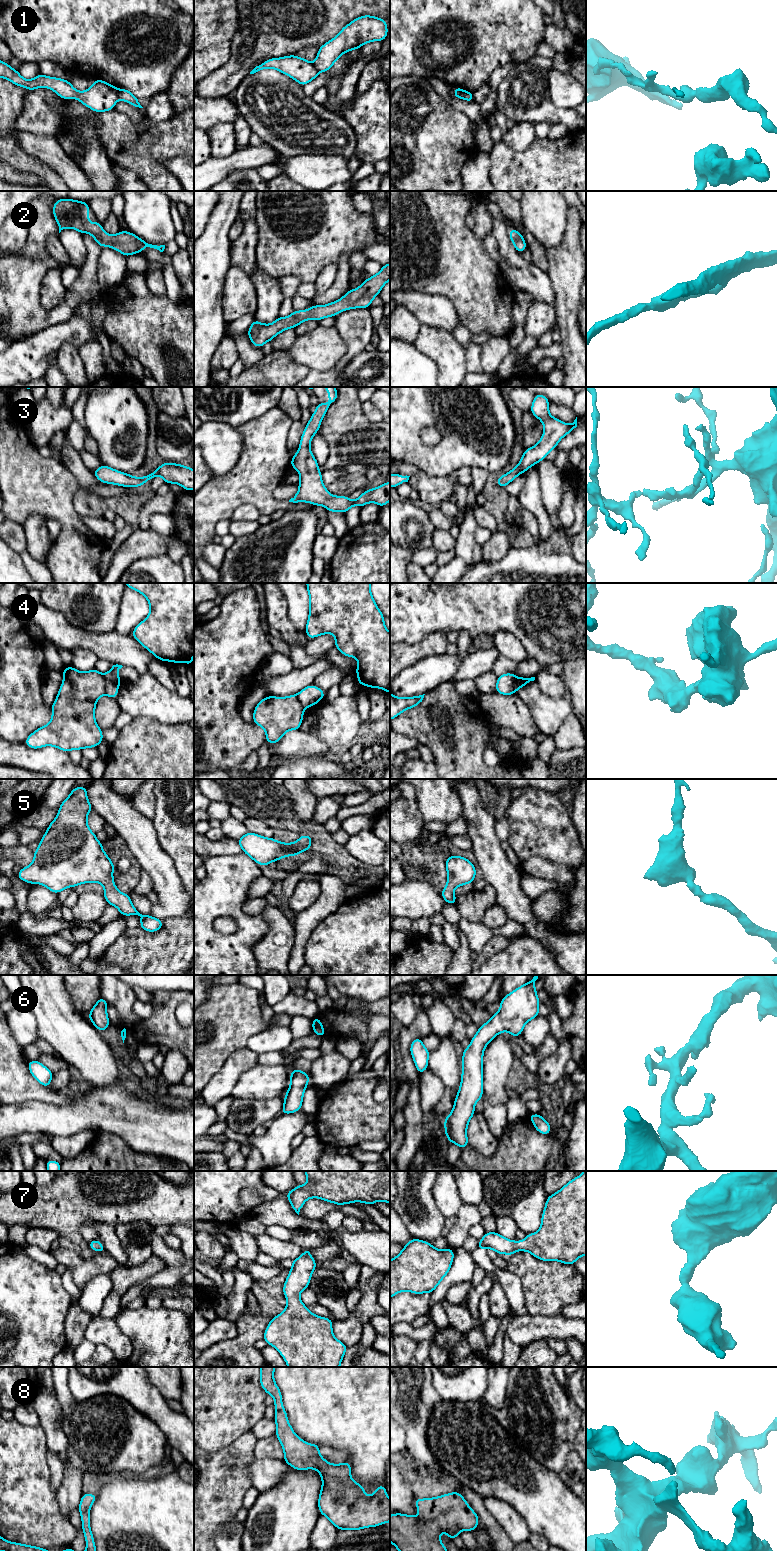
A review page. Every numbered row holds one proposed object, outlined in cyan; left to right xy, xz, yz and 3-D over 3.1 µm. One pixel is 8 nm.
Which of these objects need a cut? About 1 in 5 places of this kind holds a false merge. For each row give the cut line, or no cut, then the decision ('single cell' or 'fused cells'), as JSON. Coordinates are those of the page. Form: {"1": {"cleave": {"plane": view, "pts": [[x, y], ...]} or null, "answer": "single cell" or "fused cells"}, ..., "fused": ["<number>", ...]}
{"1": {"cleave": {"plane": "xy", "pts": [[118, 89], [119, 98]]}, "answer": "fused cells"}, "2": {"cleave": null, "answer": "single cell"}, "3": {"cleave": null, "answer": "single cell"}, "4": {"cleave": {"plane": "xy", "pts": [[103, 675], [106, 693]]}, "answer": "fused cells"}, "5": {"cleave": null, "answer": "single cell"}, "6": {"cleave": null, "answer": "single cell"}, "7": {"cleave": null, "answer": "single cell"}, "8": {"cleave": null, "answer": "single cell"}, "fused": ["1", "4"]}

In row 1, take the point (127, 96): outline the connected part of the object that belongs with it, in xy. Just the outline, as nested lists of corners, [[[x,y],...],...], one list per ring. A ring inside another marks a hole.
[[[119,89],[119,99],[122,99],[132,106],[143,108],[139,103],[139,99],[126,89]]]

